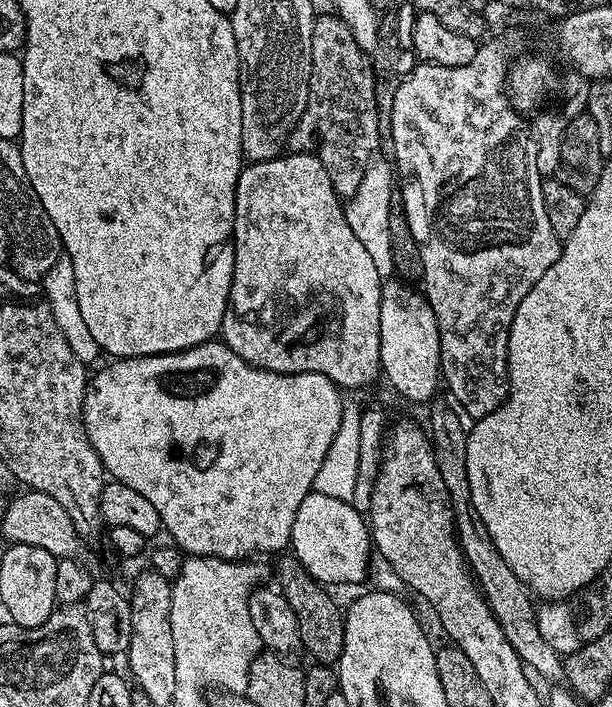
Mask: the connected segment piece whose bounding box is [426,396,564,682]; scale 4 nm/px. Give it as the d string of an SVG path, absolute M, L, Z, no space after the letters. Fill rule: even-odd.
M438 396L431 401L426 430L442 482L445 483L450 495L452 518L456 522L456 541L460 543L464 561L468 563L468 571L472 573L475 583L488 601L494 618L498 618L502 626L502 634L506 634L510 646L514 646L521 662L537 677L540 675L548 680L556 680L552 682L563 681L563 659L556 653L554 646L550 646L550 642L542 638L538 630L534 604L528 601L529 589L518 578L518 574L510 570L502 554L498 554L498 546L494 546L494 538L490 538L490 530L486 530L486 522L482 522L482 514L478 514L474 506L474 498L470 494L470 478L466 474L466 420L446 398L445 400Z

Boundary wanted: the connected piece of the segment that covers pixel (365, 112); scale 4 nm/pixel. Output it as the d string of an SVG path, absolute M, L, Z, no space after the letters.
M317 15L312 25L312 69L308 101L302 118L296 123L296 129L288 135L287 147L293 152L312 152L326 166L330 182L337 196L350 198L362 186L362 178L372 165L379 150L378 106L376 105L375 74L369 53L363 52L350 34L350 26L338 15Z

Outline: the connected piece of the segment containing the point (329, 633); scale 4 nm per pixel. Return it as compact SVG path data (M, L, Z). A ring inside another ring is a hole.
M284 554L274 564L274 580L279 591L284 593L290 602L290 610L294 610L294 618L298 618L298 634L303 651L308 651L313 661L335 665L344 649L344 617L342 608L332 601L331 591L325 590L313 580L312 575L296 561L295 555Z

